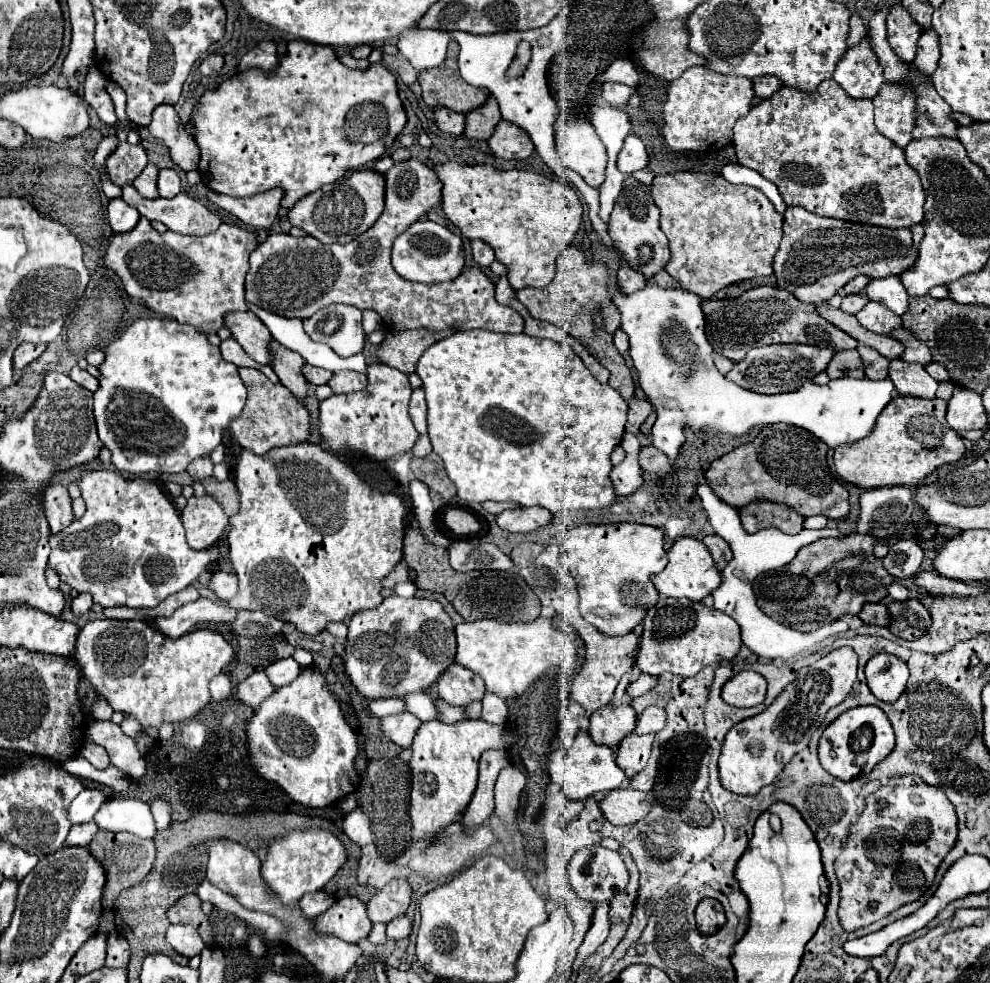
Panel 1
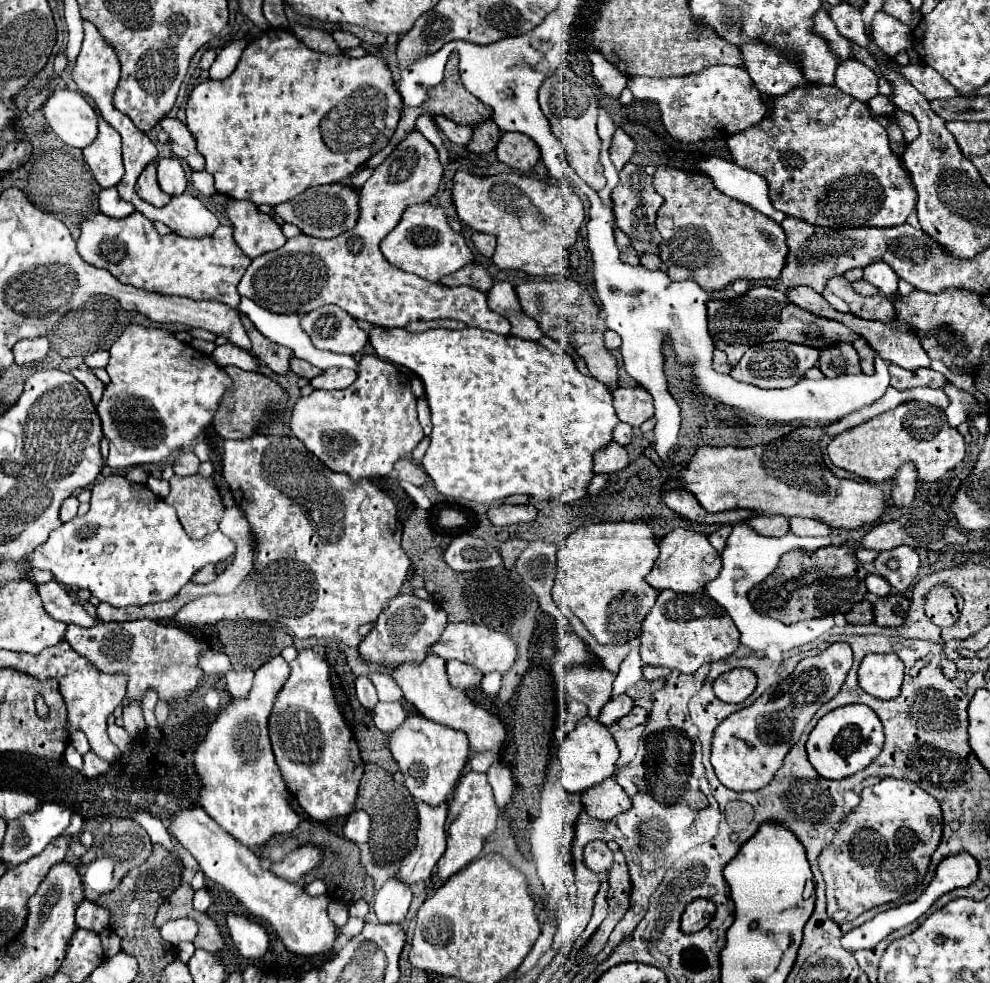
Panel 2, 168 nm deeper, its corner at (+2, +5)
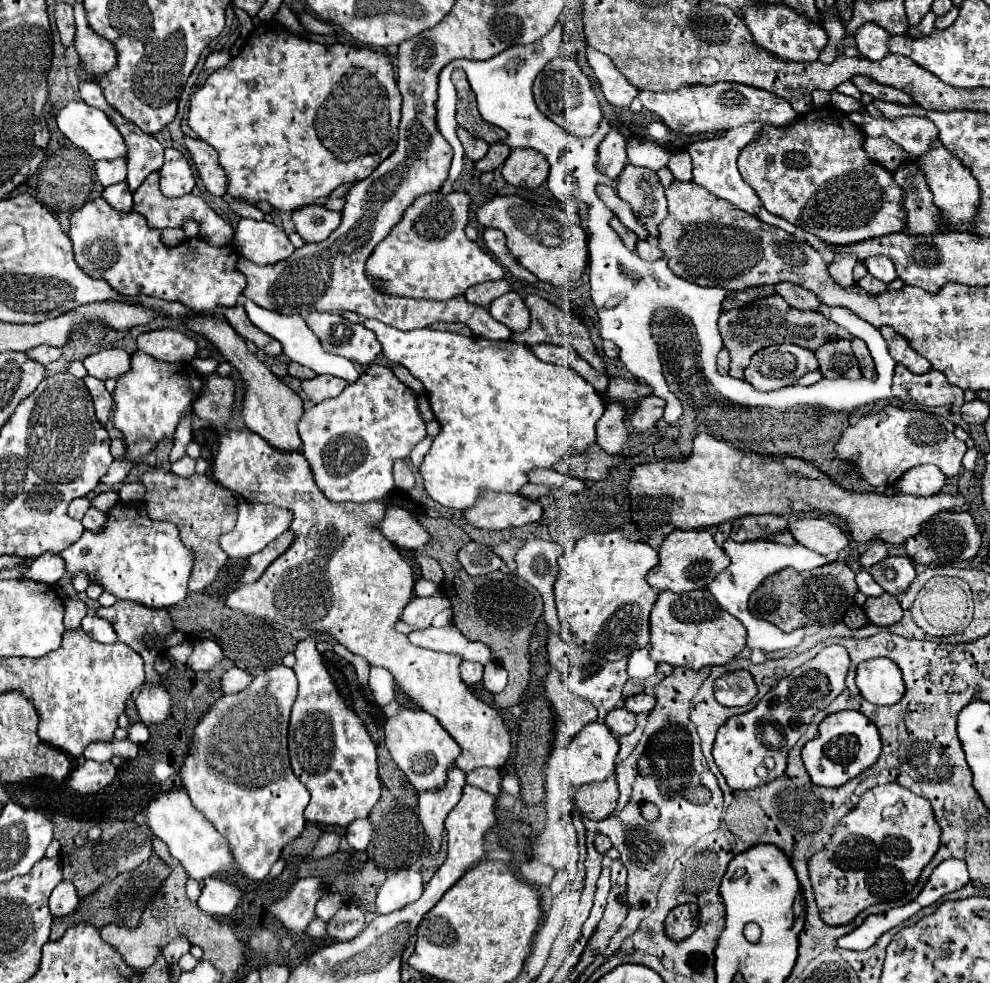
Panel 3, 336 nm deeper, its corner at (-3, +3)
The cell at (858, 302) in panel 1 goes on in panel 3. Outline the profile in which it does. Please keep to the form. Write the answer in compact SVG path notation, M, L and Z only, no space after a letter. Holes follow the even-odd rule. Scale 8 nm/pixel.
M866 275L864 279L860 279L858 281L858 285L862 287L862 289L866 289L868 293L884 293L884 289L886 289L886 283L882 283L882 281L878 281L874 275Z

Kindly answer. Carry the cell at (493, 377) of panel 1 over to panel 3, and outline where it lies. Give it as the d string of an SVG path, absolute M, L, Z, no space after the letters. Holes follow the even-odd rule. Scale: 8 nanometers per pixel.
M364 319L364 325L376 333L386 359L404 365L422 381L430 407L440 423L440 433L418 467L424 489L436 503L452 509L466 509L474 505L480 489L518 493L528 481L528 471L532 467L550 469L564 455L582 453L596 441L596 421L606 409L602 397L578 373L538 361L526 345L464 337L436 329L400 331L376 319Z

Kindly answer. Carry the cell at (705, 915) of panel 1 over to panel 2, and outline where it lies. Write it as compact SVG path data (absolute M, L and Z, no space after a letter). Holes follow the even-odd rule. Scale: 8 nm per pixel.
M697 899L693 903L687 905L683 919L681 919L681 929L685 933L695 933L701 931L703 927L707 927L711 923L711 919L715 917L717 907L713 901L709 899Z

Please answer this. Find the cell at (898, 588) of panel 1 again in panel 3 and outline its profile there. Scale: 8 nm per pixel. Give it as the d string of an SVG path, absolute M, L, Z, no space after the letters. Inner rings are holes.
M860 571L856 575L856 585L858 585L858 591L862 591L866 597L882 595L882 589L878 589L878 583L872 581L872 577L870 577L868 571Z

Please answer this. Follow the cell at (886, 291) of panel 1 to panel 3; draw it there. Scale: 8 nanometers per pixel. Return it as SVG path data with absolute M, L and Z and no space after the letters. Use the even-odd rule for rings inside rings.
M874 255L874 257L868 257L866 261L864 261L864 265L868 267L868 271L876 277L876 279L880 279L880 281L884 281L884 283L890 283L890 281L894 281L898 275L896 275L896 269L894 269L894 263L888 259L888 257L884 257L884 255Z

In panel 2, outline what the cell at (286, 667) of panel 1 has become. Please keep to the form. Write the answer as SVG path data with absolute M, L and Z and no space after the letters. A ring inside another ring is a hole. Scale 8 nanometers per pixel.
M277 655L255 671L253 691L245 699L233 699L209 727L195 751L195 769L203 781L201 807L235 839L259 855L259 847L277 833L291 833L299 815L289 805L289 793L273 759L267 717L273 699L289 677L289 663Z

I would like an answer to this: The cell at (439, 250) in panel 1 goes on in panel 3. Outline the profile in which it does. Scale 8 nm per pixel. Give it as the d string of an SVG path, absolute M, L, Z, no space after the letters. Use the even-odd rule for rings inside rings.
M464 191L420 195L366 261L366 275L372 277L376 289L392 297L446 301L464 295L472 285L500 281L504 267L464 233L470 221L468 211L470 195Z

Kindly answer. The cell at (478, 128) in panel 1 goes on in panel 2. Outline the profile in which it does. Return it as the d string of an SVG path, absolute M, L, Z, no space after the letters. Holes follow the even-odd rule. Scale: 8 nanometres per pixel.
M487 119L473 127L473 137L467 143L467 149L473 153L487 153L487 151L495 149L499 137L501 137L501 129L497 127L497 123L493 119Z

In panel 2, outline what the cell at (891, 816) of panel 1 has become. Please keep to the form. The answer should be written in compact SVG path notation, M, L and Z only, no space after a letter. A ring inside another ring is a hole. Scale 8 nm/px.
M885 777L877 785L861 791L861 803L845 817L837 835L823 851L819 869L827 885L827 915L835 923L849 923L861 913L891 903L911 891L915 891L927 873L931 855L943 837L943 813L935 797L923 791L917 783L907 779Z

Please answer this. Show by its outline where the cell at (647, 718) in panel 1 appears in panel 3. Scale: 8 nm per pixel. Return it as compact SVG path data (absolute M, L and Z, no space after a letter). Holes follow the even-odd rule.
M618 707L618 709L612 709L612 711L606 715L604 723L610 727L612 733L616 733L616 735L620 737L620 735L632 733L632 729L636 727L636 715L630 713L628 709Z

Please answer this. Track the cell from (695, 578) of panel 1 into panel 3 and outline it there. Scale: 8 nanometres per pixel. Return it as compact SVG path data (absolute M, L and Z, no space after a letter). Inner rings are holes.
M674 529L662 541L658 555L660 555L660 563L654 569L650 569L648 583L660 591L668 589L674 593L704 589L718 575L718 571L726 569L726 565L730 563L724 549L716 545L712 533L708 533L706 529L700 529L700 531L682 531L682 529L676 531Z

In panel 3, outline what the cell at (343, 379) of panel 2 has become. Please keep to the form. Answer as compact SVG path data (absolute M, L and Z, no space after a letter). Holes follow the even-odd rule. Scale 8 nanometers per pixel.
M318 375L314 379L302 381L302 391L306 393L306 397L312 405L316 405L324 399L330 399L330 397L338 397L344 391L344 387L346 387L346 383L342 379L330 377L330 375Z

